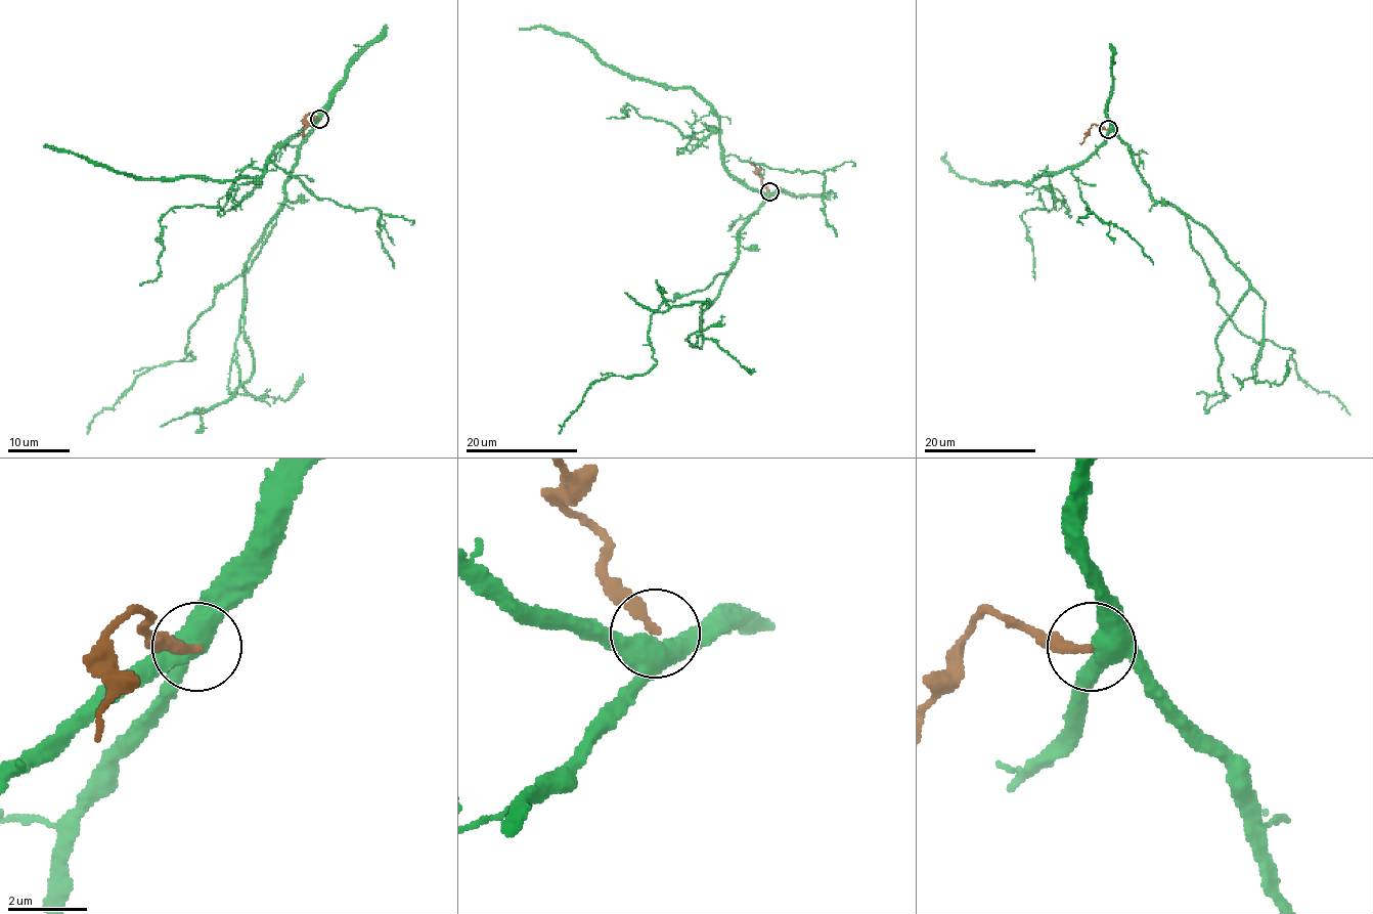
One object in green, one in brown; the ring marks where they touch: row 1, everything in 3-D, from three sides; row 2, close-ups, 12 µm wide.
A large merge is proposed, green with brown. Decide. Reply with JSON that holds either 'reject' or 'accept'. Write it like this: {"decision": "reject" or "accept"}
{"decision": "reject"}

